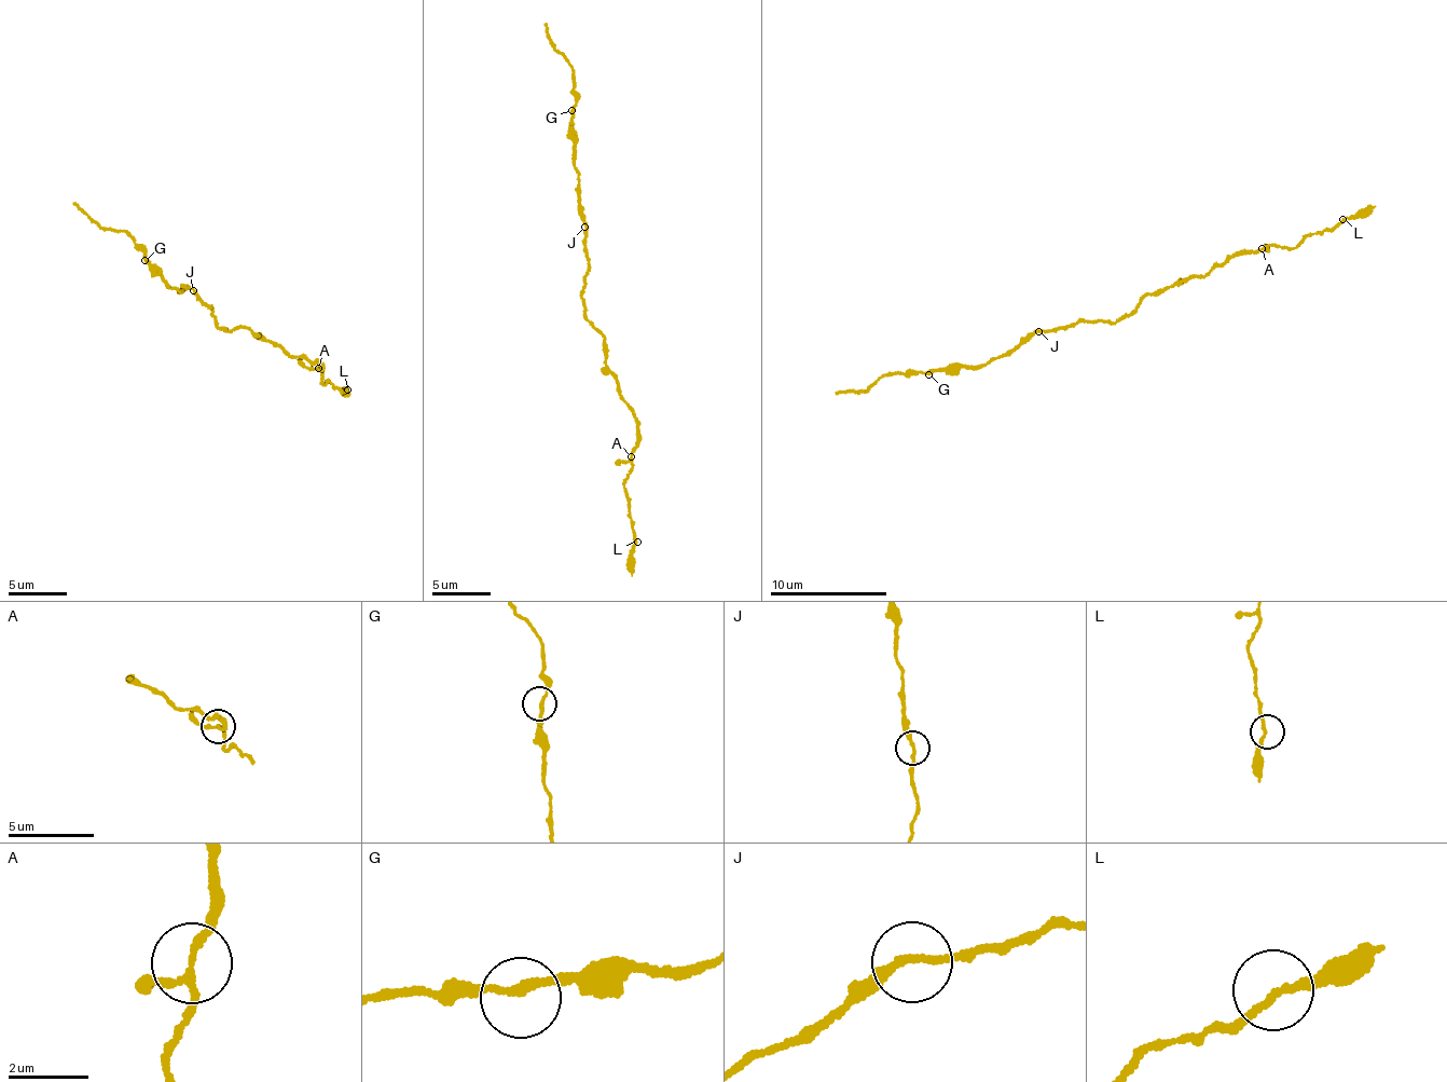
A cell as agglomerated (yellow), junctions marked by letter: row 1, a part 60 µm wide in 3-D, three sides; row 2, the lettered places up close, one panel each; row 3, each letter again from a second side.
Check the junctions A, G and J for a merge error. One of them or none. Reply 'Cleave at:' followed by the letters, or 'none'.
Cleave at: none

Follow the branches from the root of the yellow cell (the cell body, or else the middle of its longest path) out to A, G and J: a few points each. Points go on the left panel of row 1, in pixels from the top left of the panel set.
A: (217, 326), (230, 333), (248, 329), (291, 356), (316, 363), (321, 370), (317, 367)
G: (217, 326), (212, 309), (189, 285), (179, 291), (174, 286), (170, 288), (145, 260)
J: (217, 326), (212, 309), (193, 290)

